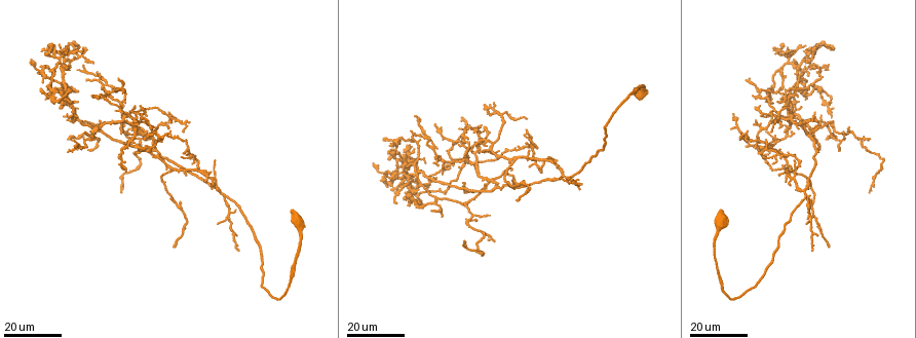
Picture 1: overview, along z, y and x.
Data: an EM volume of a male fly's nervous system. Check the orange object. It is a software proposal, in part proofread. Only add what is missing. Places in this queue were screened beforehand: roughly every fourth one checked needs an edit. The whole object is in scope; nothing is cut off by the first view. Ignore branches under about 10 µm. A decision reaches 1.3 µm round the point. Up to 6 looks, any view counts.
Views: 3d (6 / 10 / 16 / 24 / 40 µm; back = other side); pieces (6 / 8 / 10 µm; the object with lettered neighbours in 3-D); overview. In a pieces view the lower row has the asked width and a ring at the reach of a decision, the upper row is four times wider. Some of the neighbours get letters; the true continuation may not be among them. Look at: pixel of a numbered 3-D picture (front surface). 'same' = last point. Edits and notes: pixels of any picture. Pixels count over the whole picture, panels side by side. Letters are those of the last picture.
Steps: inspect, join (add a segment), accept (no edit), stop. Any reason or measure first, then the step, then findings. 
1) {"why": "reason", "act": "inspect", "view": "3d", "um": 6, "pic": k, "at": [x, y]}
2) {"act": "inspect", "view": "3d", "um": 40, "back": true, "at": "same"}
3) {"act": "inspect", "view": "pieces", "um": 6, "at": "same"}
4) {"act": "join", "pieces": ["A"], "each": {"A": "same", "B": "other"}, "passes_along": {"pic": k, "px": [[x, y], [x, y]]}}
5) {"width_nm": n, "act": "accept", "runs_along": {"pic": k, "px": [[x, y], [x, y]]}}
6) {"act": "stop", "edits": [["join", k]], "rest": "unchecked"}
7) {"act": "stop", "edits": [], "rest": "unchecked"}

{"why": "an open end", "act": "inspect", "view": "3d", "um": 16, "pic": 1, "at": [820, 46]}

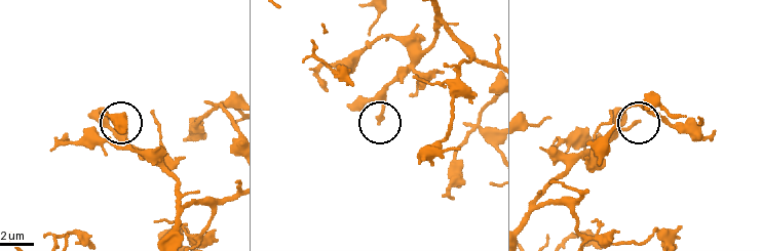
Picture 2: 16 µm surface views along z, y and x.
{"act": "inspect", "view": "pieces", "um": 6, "pic": 2, "at": [378, 119]}

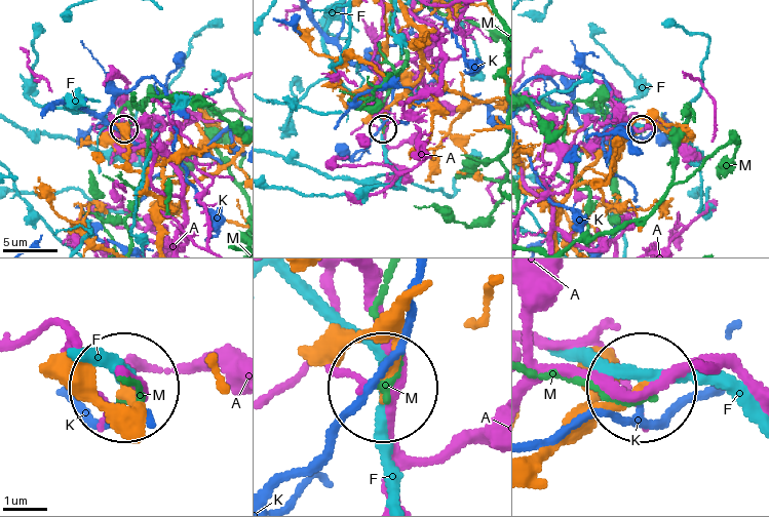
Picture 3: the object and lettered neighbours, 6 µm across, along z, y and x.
{"width_nm": 220, "act": "accept", "each": {"A": "other", "F": "other", "K": "other", "M": "other"}, "runs_along": {"pic": 3, "px": [[419, 41], [421, 74], [391, 105], [384, 128]]}, "found": "no lettered segment goes on from it"}

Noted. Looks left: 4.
{"why": "branch stops here", "act": "inspect", "view": "3d", "um": 16, "pic": 1, "at": [487, 113]}

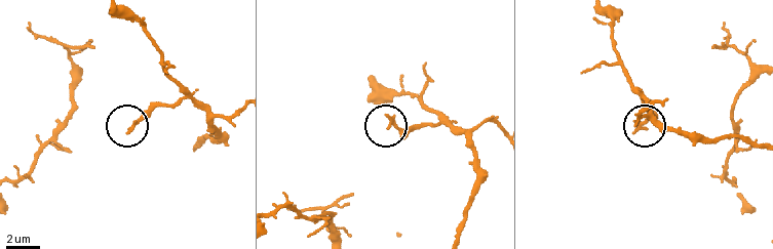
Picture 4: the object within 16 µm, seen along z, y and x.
{"act": "inspect", "view": "3d", "um": 10, "pic": 4, "at": [636, 130]}

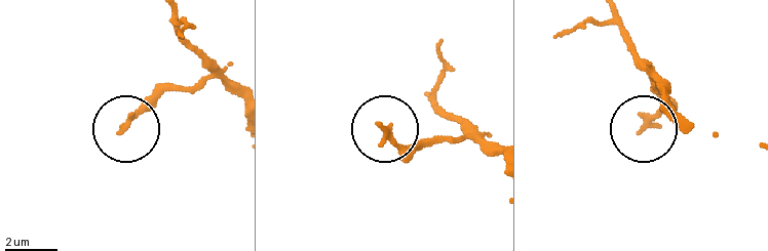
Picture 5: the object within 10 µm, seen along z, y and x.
{"act": "inspect", "view": "pieces", "um": 10, "pic": 5, "at": [122, 129]}

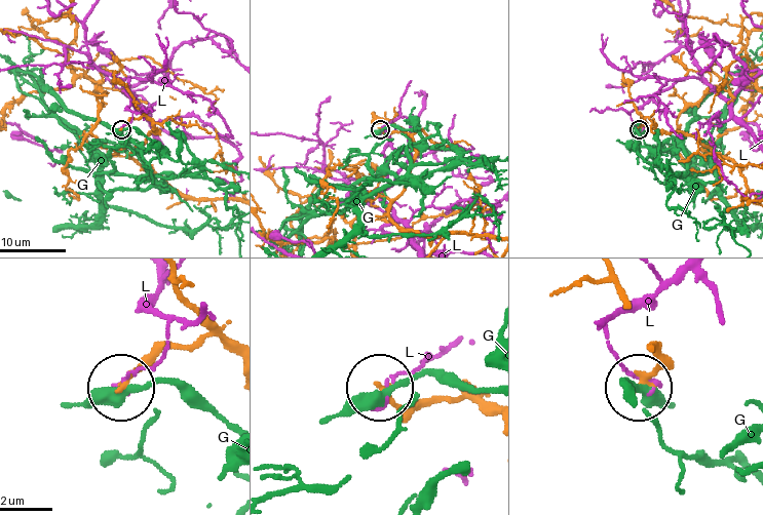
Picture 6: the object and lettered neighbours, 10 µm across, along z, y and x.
{"act": "accept", "each": {"G": "other", "L": "other"}, "found": "no lettered segment goes on from it"}

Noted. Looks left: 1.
{"act": "stop", "edits": [], "rest": "unchecked"}

